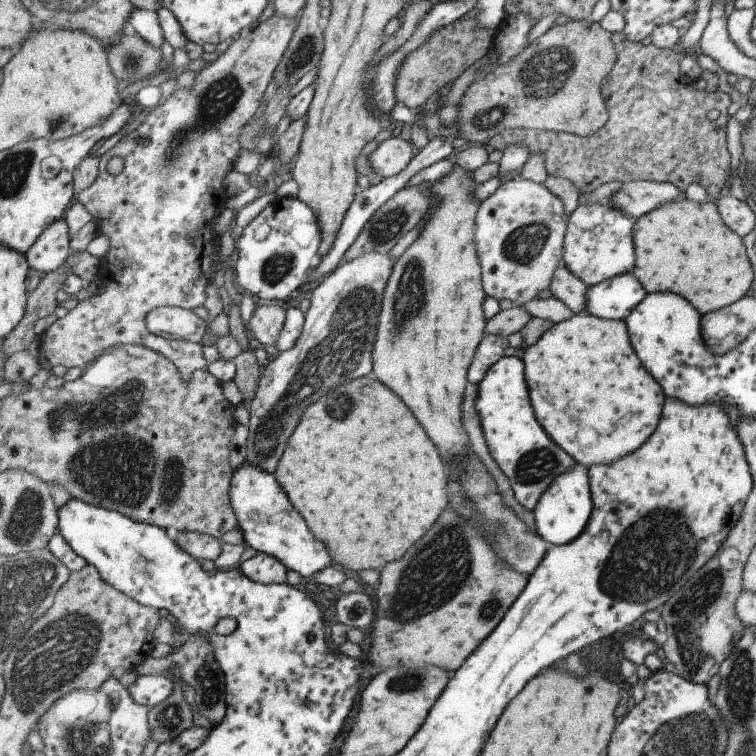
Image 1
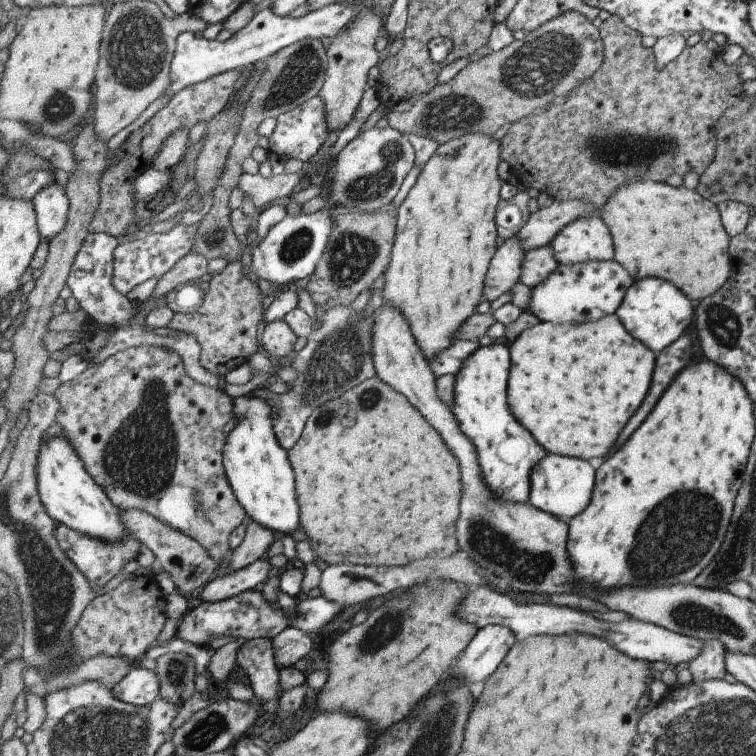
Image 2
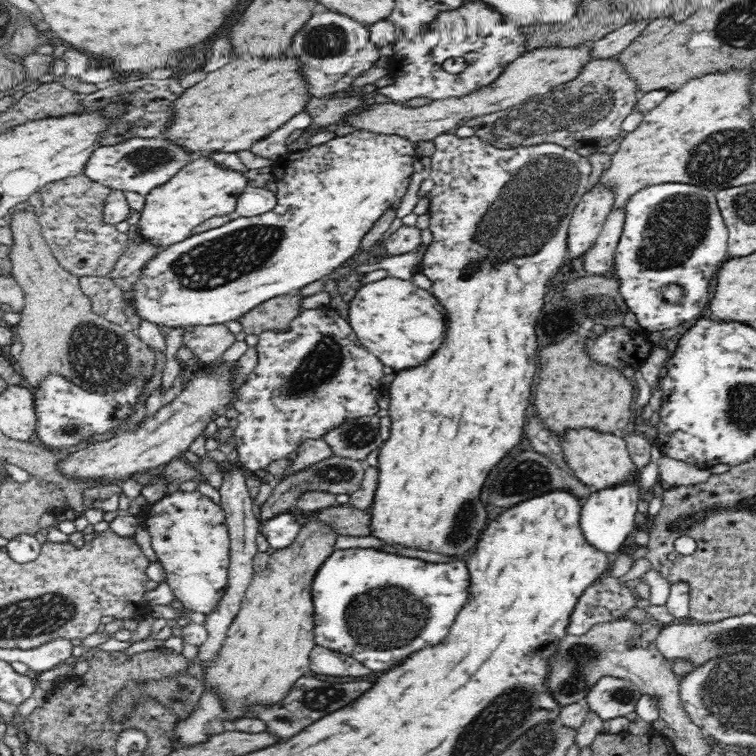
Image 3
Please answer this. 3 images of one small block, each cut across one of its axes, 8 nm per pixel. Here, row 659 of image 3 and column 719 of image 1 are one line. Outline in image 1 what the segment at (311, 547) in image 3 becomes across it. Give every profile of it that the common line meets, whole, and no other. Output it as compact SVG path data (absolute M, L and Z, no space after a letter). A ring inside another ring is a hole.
M681 200L677 203L664 203L658 208L655 208L648 214L643 214L641 218L641 226L637 226L637 270L633 270L637 282L644 288L647 293L661 293L661 292L673 292L673 294L681 294L683 299L687 299L693 307L696 308L696 312L701 316L706 313L726 308L742 297L745 297L750 293L754 273L751 264L748 262L746 251L742 242L742 238L734 234L727 226L723 225L720 220L719 214L716 212L716 200L713 202L692 202L691 200Z

